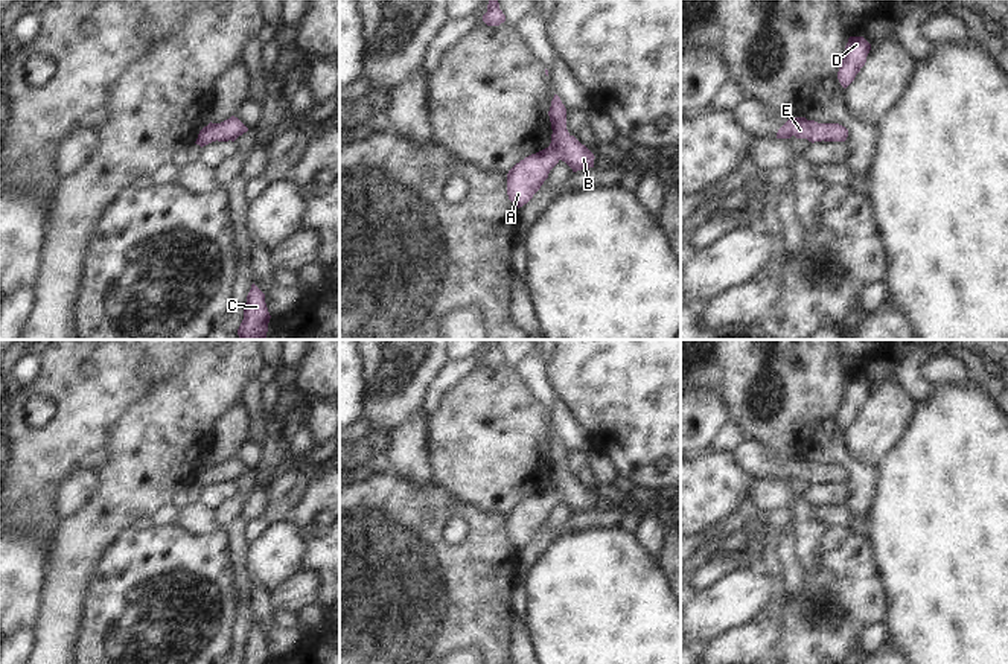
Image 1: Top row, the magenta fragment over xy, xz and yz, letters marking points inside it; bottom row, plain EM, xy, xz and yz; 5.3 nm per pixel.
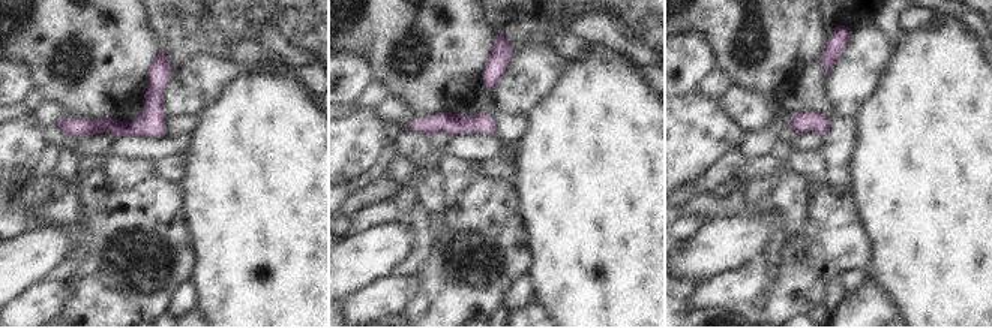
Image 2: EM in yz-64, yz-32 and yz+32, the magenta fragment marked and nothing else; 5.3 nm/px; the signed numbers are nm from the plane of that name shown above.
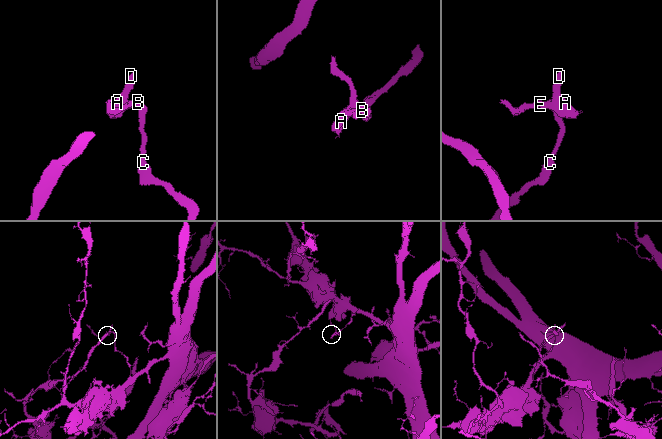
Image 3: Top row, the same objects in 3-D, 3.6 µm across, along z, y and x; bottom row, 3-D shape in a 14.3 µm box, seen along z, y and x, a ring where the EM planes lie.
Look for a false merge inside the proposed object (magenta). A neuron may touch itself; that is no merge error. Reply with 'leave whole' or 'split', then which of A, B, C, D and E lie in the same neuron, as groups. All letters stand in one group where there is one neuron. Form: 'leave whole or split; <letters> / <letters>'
leave whole; A B C D E

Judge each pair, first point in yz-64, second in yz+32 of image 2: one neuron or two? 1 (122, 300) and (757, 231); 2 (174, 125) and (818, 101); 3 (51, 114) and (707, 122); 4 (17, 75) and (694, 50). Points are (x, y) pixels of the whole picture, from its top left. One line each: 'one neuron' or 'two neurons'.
1: two neurons
2: one neuron
3: two neurons
4: one neuron

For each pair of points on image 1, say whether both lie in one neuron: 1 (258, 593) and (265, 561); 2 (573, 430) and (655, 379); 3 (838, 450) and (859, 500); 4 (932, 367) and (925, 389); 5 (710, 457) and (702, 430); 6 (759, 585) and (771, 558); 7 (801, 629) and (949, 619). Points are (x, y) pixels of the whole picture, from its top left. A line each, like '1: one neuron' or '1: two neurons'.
1: two neurons
2: two neurons
3: one neuron
4: two neurons
5: two neurons
6: two neurons
7: two neurons

